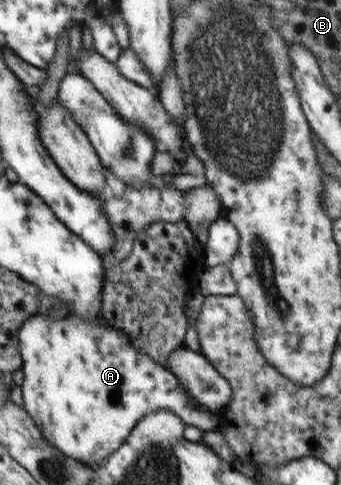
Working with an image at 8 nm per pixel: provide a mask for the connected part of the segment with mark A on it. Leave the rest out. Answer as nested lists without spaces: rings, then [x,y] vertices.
[[[39,313],[27,319],[17,333],[24,375],[21,388],[25,410],[42,437],[66,457],[87,465],[101,464],[123,444],[141,417],[158,408],[174,410],[186,425],[194,425],[204,432],[218,432],[222,428],[217,413],[189,403],[179,378],[131,345],[121,329],[114,329],[102,318],[93,323],[75,315],[52,315]]]

